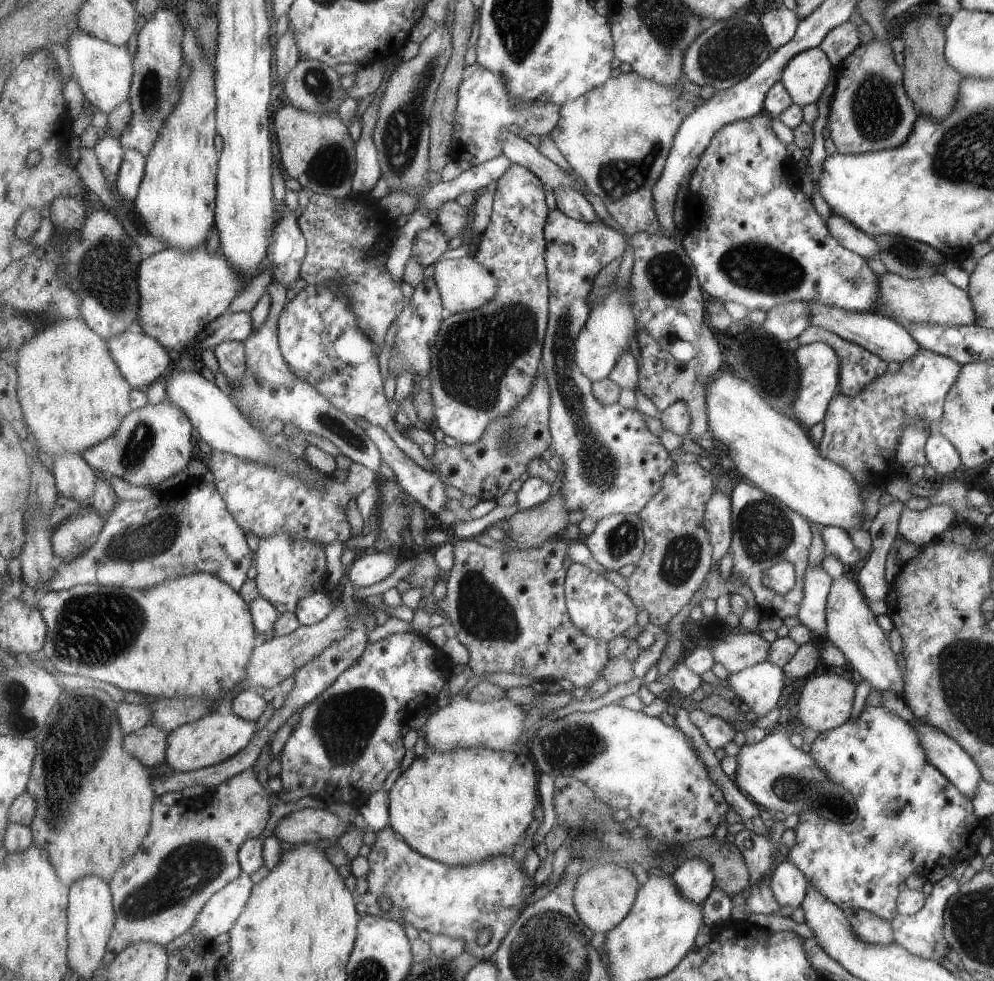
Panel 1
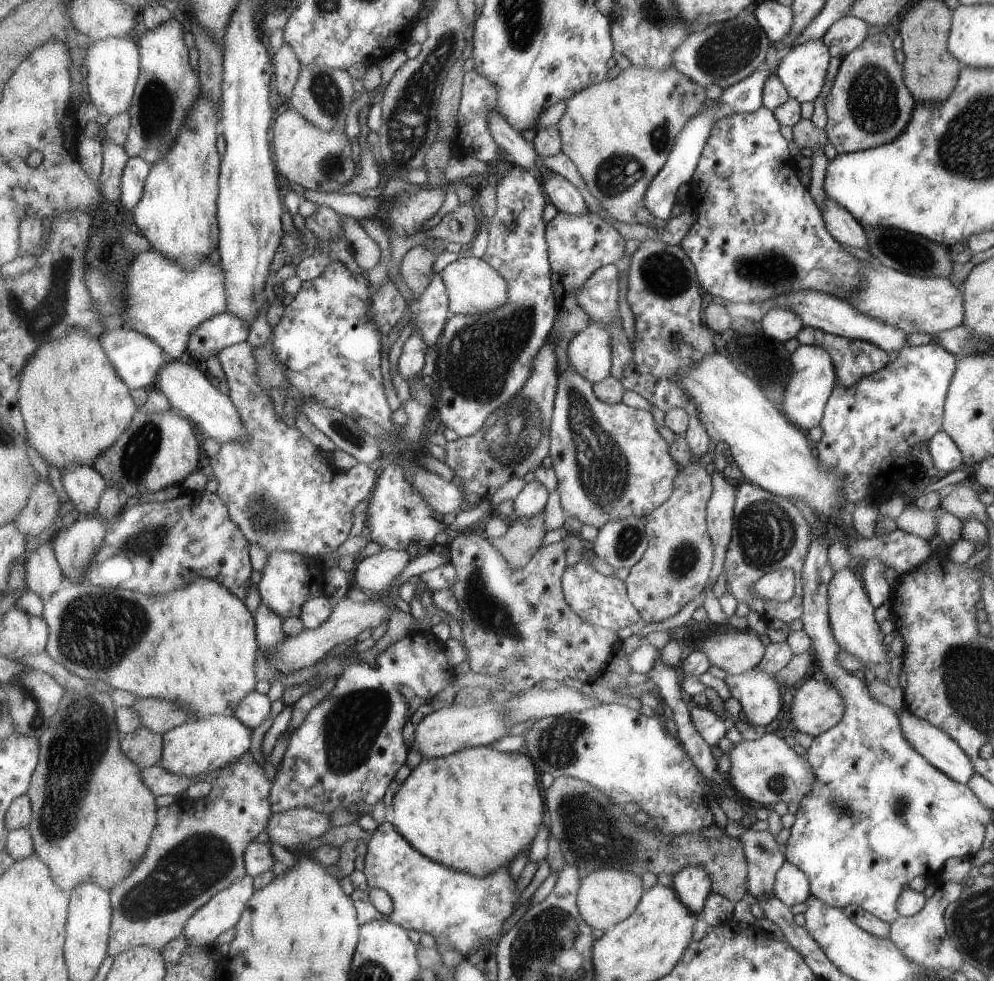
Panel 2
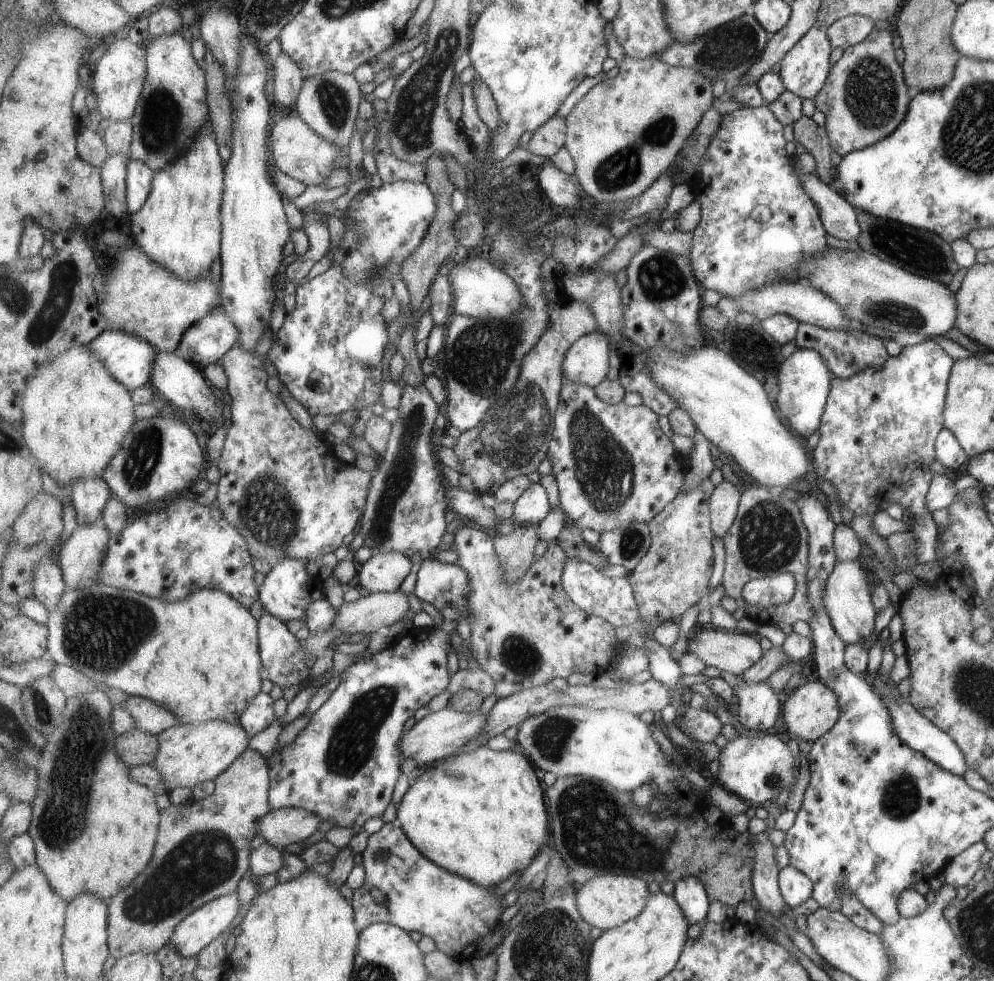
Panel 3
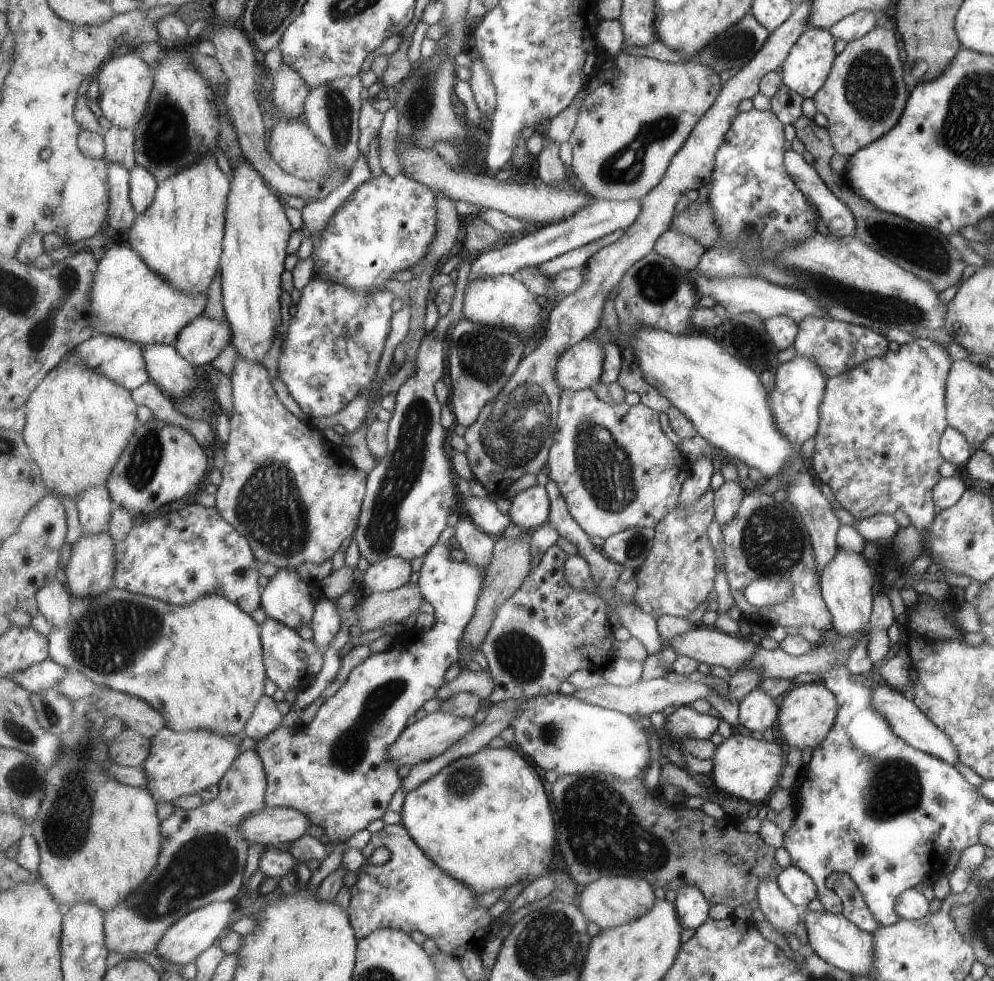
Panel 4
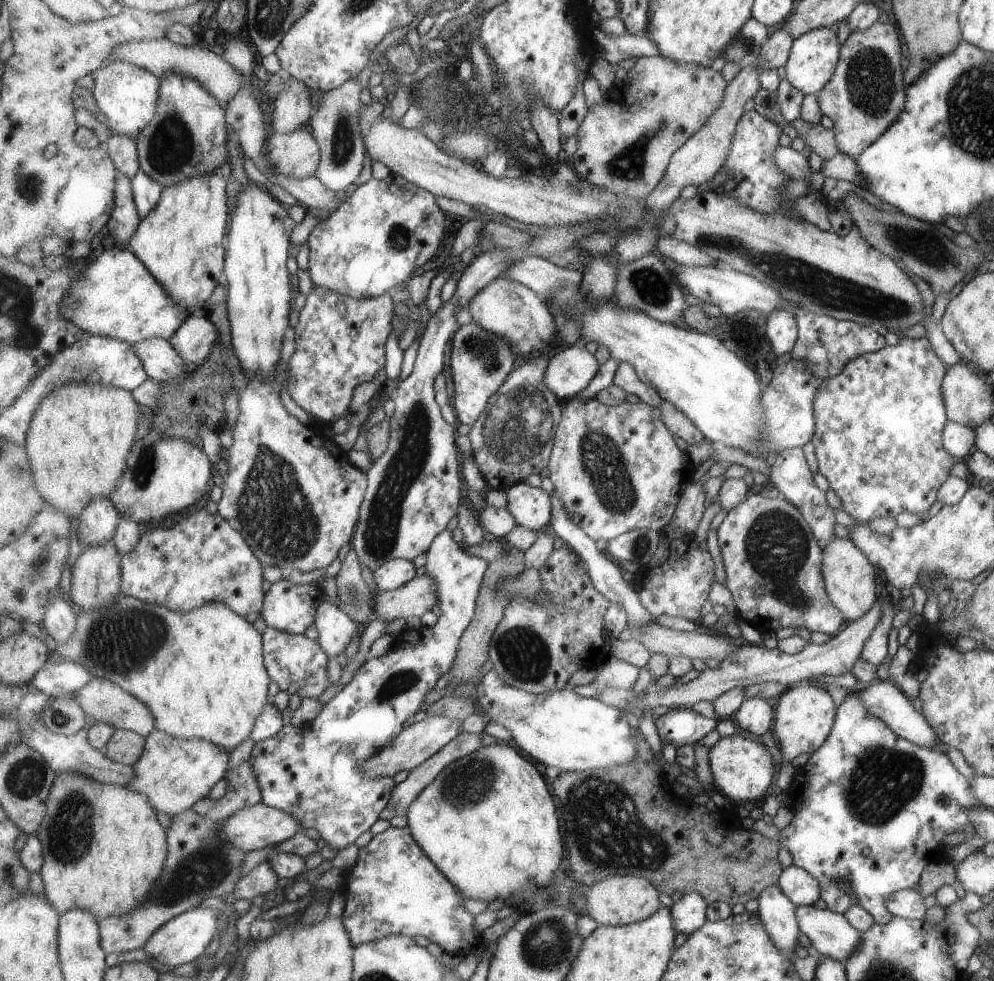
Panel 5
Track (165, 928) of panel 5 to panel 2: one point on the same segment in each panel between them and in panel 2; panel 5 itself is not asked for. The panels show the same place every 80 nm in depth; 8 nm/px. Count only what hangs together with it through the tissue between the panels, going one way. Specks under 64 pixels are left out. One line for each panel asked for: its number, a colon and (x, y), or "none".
2: (224, 911)
3: (200, 928)
4: (189, 937)

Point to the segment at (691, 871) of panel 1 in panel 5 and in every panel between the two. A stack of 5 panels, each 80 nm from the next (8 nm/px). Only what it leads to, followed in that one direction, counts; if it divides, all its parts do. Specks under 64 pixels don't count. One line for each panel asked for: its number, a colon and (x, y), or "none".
2: (694, 886)
3: (691, 892)
4: (693, 906)
5: (689, 913)

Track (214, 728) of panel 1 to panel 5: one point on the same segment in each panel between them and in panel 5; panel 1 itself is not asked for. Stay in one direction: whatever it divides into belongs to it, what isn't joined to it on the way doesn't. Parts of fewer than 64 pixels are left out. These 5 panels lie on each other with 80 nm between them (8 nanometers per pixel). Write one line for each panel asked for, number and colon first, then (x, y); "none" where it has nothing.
2: (197, 748)
3: (189, 754)
4: (183, 763)
5: (173, 772)

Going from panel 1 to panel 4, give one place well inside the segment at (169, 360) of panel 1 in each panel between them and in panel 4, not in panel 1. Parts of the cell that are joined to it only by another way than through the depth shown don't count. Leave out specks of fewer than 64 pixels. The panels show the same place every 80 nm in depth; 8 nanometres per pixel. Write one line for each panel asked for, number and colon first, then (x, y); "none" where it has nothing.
2: (138, 359)
3: (130, 360)
4: (122, 360)

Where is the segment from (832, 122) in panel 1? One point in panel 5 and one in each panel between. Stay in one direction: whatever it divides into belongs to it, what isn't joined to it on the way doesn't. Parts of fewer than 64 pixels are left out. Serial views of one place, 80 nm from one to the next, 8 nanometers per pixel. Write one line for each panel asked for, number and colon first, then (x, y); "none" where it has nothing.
2: (867, 104)
3: (864, 99)
4: (863, 97)
5: (865, 94)

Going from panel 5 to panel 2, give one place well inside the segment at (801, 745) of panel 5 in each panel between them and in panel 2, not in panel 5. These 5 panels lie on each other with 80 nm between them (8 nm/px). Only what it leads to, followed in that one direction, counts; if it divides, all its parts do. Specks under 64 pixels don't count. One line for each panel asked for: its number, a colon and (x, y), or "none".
2: (817, 705)
3: (811, 709)
4: (807, 712)

